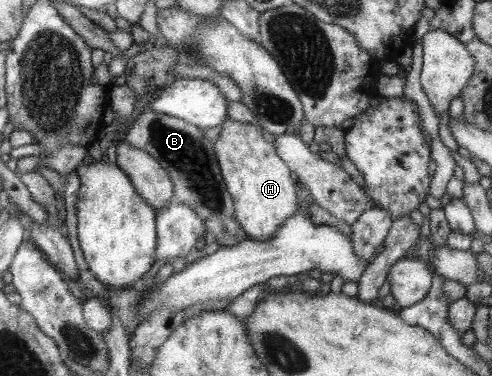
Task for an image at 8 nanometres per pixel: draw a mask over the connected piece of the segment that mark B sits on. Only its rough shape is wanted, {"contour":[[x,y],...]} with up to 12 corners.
{"contour":[[143,109],[124,141],[169,172],[176,199],[218,247],[247,236],[236,221],[213,141]]}

